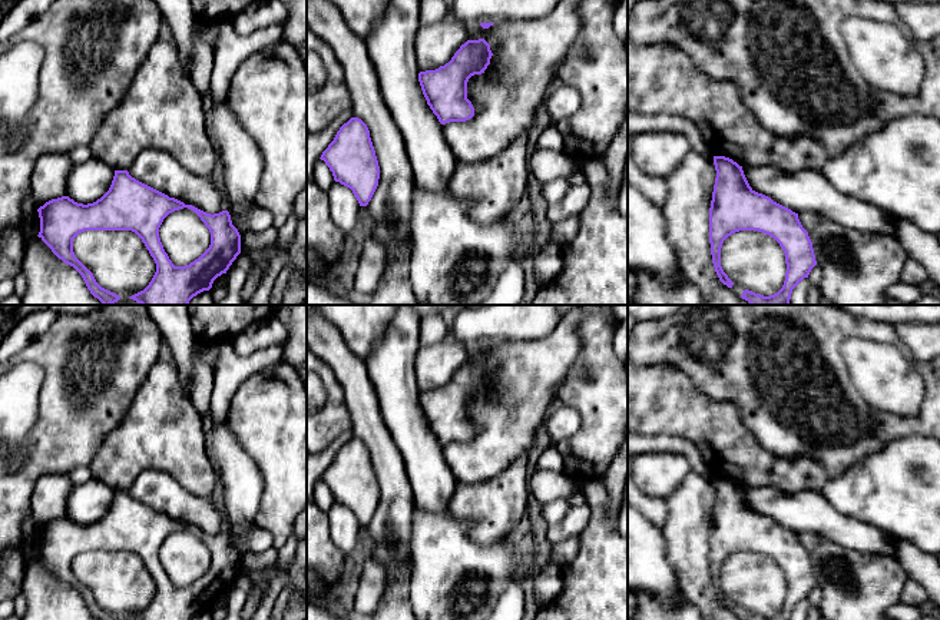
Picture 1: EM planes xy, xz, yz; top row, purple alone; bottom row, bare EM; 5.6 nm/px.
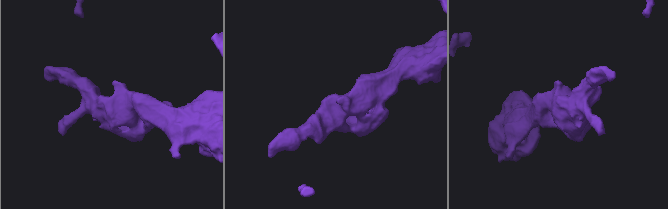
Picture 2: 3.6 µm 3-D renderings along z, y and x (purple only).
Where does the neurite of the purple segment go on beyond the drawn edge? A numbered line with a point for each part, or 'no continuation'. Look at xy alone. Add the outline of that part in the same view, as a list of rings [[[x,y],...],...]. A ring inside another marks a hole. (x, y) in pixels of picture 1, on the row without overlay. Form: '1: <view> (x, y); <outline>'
no continuation

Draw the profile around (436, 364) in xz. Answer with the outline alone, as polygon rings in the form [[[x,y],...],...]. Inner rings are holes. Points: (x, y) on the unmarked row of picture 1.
[[[449,336],[420,347],[414,359],[418,391],[436,391],[449,384],[460,367],[469,361],[469,352],[470,347]]]

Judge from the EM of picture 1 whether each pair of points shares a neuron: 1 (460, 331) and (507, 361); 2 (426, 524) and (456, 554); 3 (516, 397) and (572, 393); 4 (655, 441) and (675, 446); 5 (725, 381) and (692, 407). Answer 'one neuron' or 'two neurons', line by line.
1: two neurons
2: one neuron
3: two neurons
4: one neuron
5: two neurons

